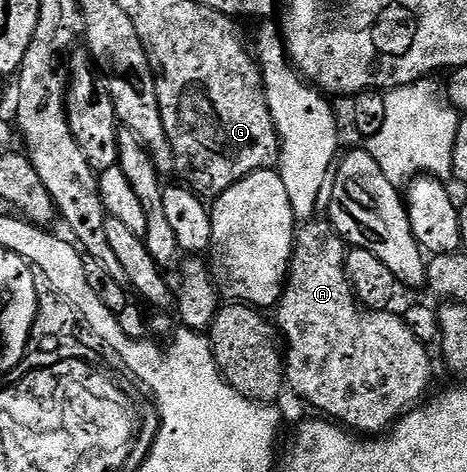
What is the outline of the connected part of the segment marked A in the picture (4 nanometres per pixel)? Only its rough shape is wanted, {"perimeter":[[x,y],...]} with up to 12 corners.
{"perimeter":[[308,221],[277,307],[285,382],[378,436],[428,397],[428,347],[364,308]]}

